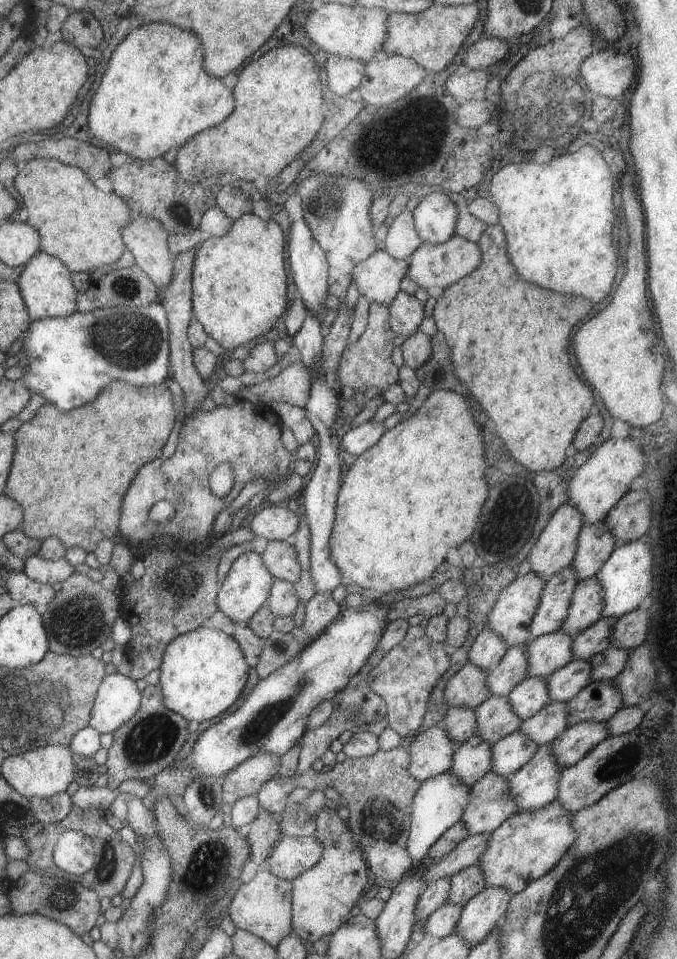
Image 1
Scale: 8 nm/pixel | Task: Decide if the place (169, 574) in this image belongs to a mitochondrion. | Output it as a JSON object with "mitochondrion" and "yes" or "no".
{"mitochondrion":"yes"}

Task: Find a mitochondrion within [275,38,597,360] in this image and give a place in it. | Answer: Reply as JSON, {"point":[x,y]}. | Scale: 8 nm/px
{"point":[551,113]}

